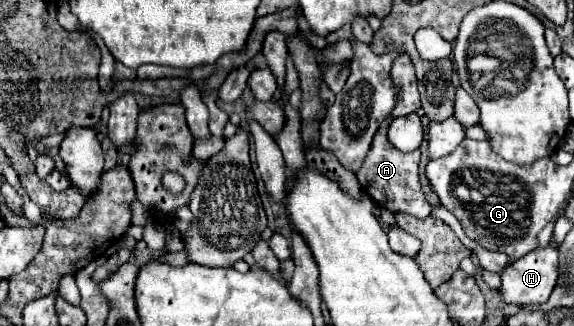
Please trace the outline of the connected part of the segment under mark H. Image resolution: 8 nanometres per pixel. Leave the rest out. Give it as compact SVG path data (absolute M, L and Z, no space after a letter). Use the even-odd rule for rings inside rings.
M548 244L546 248L532 250L524 258L510 262L502 272L502 286L498 292L500 292L500 298L512 306L544 304L550 298L556 278L558 278L558 250L552 244Z

